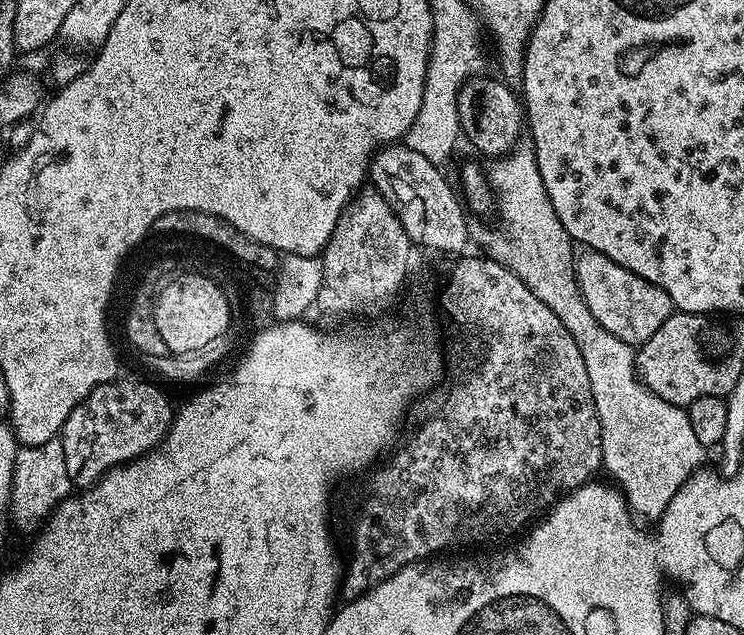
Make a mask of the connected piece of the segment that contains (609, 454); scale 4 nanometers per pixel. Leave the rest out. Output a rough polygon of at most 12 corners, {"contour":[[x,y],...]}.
{"contour":[[521,142],[495,161],[500,232],[470,236],[582,350],[603,471],[659,521],[706,456],[687,411],[590,314]]}

